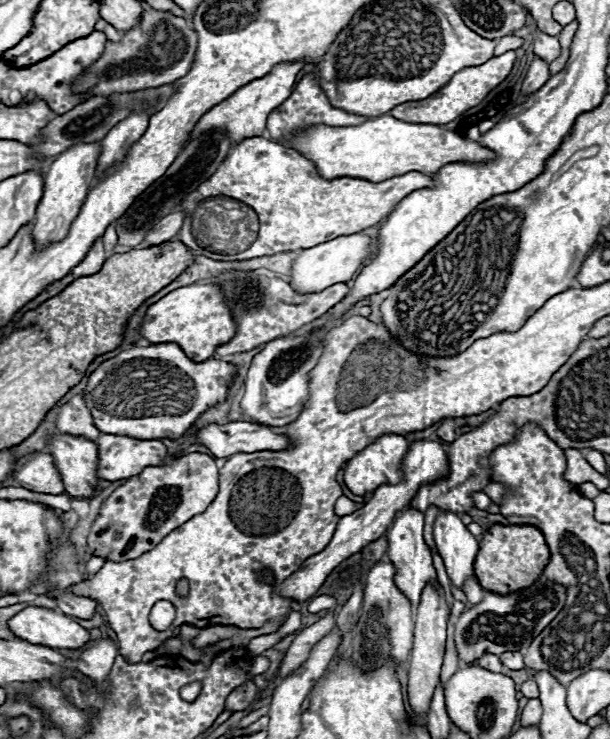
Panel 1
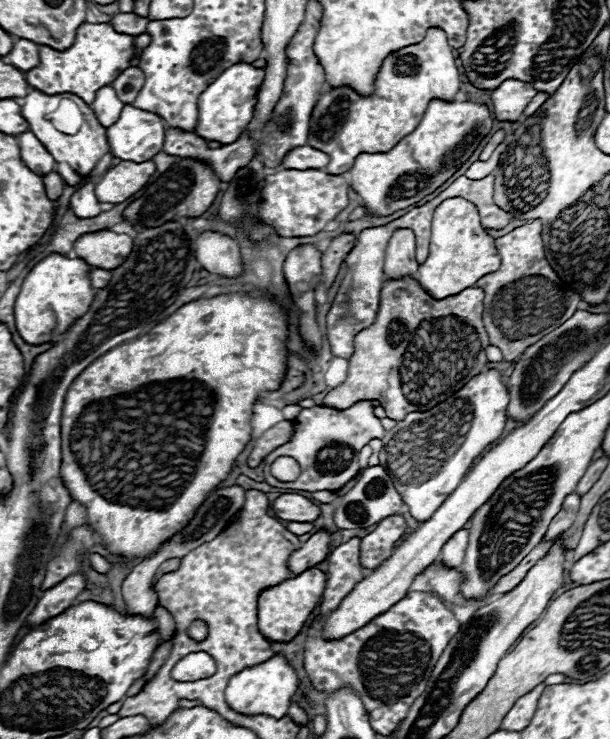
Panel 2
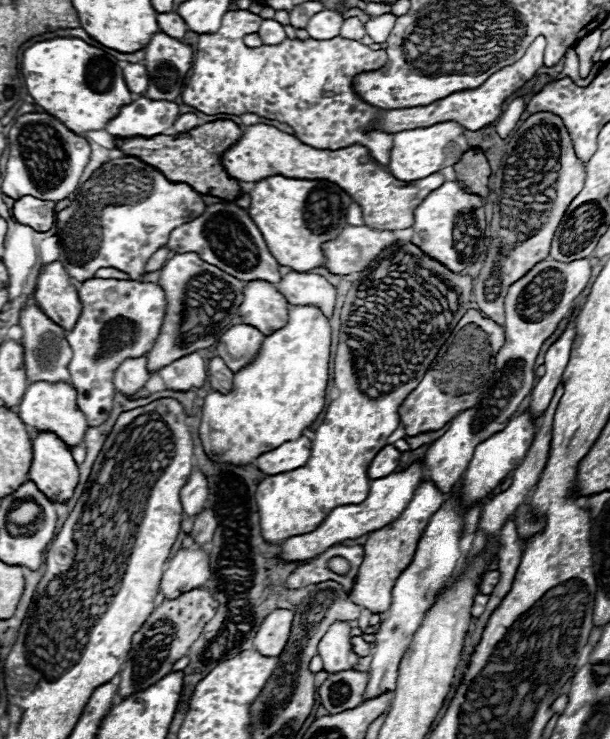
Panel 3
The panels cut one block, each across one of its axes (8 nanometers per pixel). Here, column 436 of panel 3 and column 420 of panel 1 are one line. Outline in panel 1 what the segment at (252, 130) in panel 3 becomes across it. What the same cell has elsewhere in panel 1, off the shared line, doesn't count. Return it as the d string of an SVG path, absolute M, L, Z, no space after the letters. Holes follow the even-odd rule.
M254 136L236 144L220 162L218 170L194 192L186 194L178 206L190 217L200 200L210 196L230 196L254 208L260 218L258 238L248 250L234 254L234 260L248 260L264 254L310 248L338 236L362 232L364 228L384 220L390 210L394 210L394 206L406 198L406 194L410 194L410 190L430 186L430 182L432 178L424 176L422 172L406 172L384 182L368 182L348 176L324 180L318 176L314 164L302 158L302 154L296 150L262 136Z

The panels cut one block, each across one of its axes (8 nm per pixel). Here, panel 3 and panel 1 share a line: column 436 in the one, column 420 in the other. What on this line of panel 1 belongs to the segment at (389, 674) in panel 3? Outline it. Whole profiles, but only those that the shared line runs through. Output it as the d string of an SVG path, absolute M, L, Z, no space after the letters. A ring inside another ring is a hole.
M412 506L400 510L394 520L392 520L392 526L386 530L386 540L388 540L388 556L390 560L394 562L396 566L396 586L410 598L414 610L420 602L420 594L422 594L422 588L436 580L436 570L432 566L432 552L430 548L426 546L424 538L422 538L422 530L424 530L424 514Z

